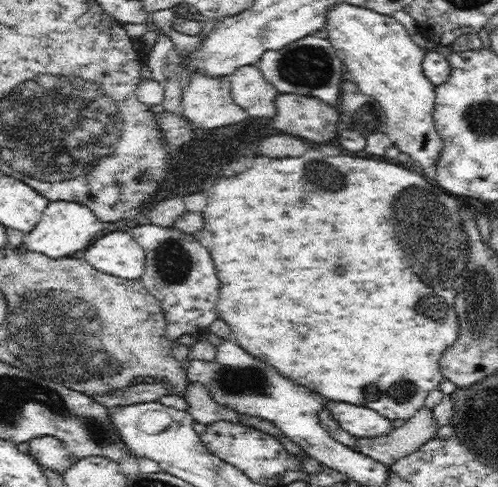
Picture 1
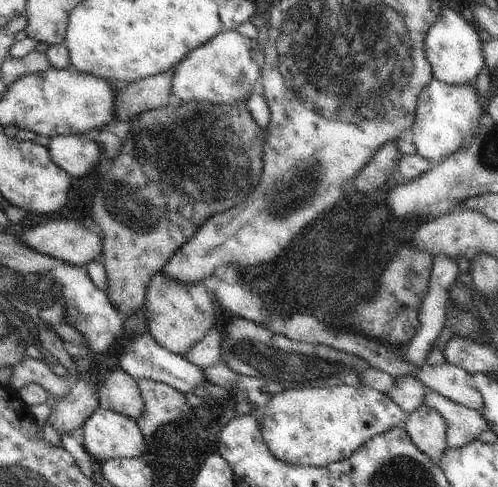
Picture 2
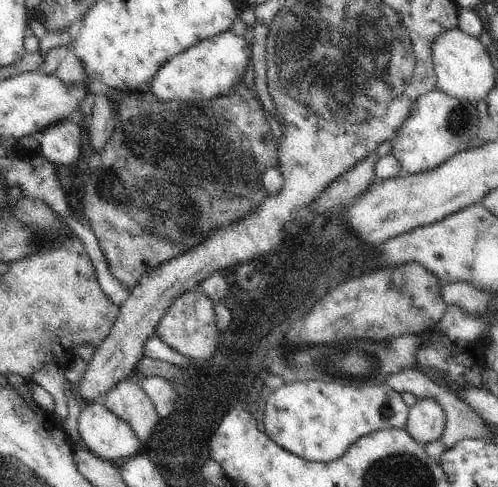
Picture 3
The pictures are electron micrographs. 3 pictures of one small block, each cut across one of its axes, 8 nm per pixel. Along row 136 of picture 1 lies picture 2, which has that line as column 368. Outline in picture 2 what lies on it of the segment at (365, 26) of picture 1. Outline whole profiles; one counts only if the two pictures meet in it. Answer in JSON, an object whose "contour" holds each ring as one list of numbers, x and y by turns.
{"contour":[[331,384,329,388,283,390,265,406,261,418,261,438,279,462,299,468,325,468,347,460,371,438,401,426,405,418,407,414,379,390,337,384]]}

